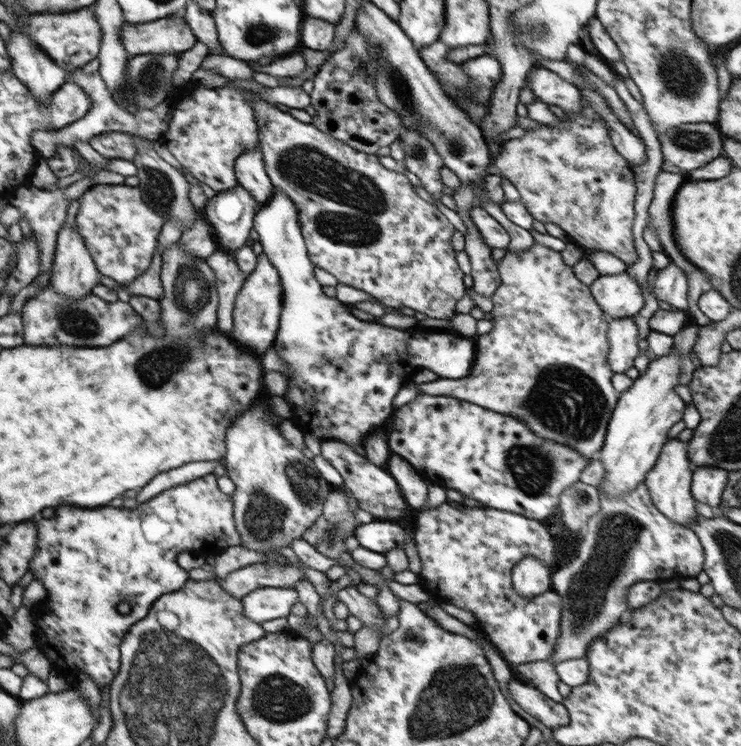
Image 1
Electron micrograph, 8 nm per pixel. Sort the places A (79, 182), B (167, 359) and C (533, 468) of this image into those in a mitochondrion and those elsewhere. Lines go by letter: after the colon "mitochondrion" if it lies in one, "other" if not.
A: other
B: mitochondrion
C: mitochondrion

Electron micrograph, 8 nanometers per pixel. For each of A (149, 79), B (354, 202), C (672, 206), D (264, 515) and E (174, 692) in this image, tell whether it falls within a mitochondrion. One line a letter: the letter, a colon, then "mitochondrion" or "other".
A: mitochondrion
B: mitochondrion
C: other
D: mitochondrion
E: mitochondrion

